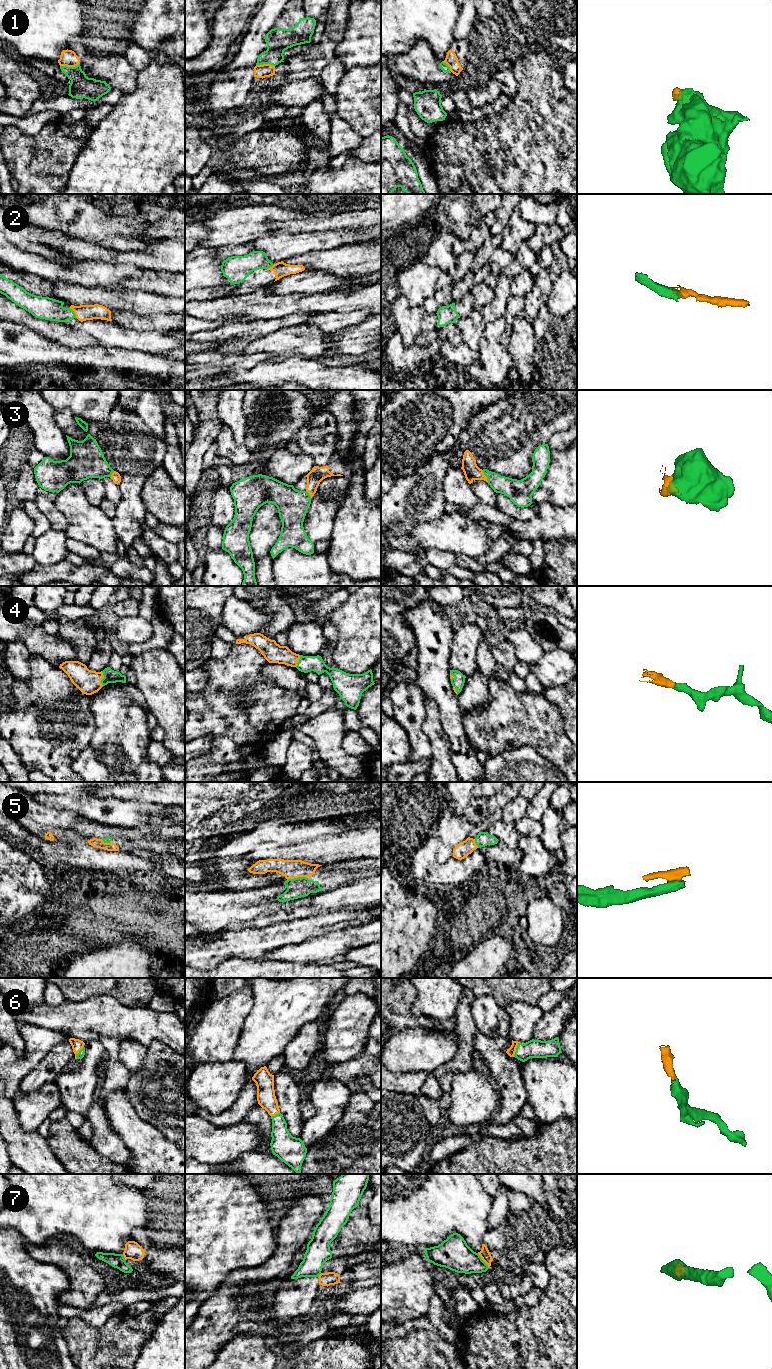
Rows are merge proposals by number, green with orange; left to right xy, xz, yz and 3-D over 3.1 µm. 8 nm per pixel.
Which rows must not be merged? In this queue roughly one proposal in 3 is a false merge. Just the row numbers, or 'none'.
7

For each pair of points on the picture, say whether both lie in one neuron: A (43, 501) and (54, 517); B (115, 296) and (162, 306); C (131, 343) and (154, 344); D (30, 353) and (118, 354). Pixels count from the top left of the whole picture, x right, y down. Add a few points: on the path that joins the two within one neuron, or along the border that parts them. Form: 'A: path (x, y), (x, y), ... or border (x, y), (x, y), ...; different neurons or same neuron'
A: path (45, 505), (52, 513); same neuron
B: path (127, 300), (150, 304); same neuron
C: path (137, 343), (148, 343); same neuron
D: path (52, 353), (68, 356), (96, 356); same neuron

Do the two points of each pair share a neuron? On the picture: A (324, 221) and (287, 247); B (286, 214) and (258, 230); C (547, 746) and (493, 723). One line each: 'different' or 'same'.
A: different
B: same
C: same

